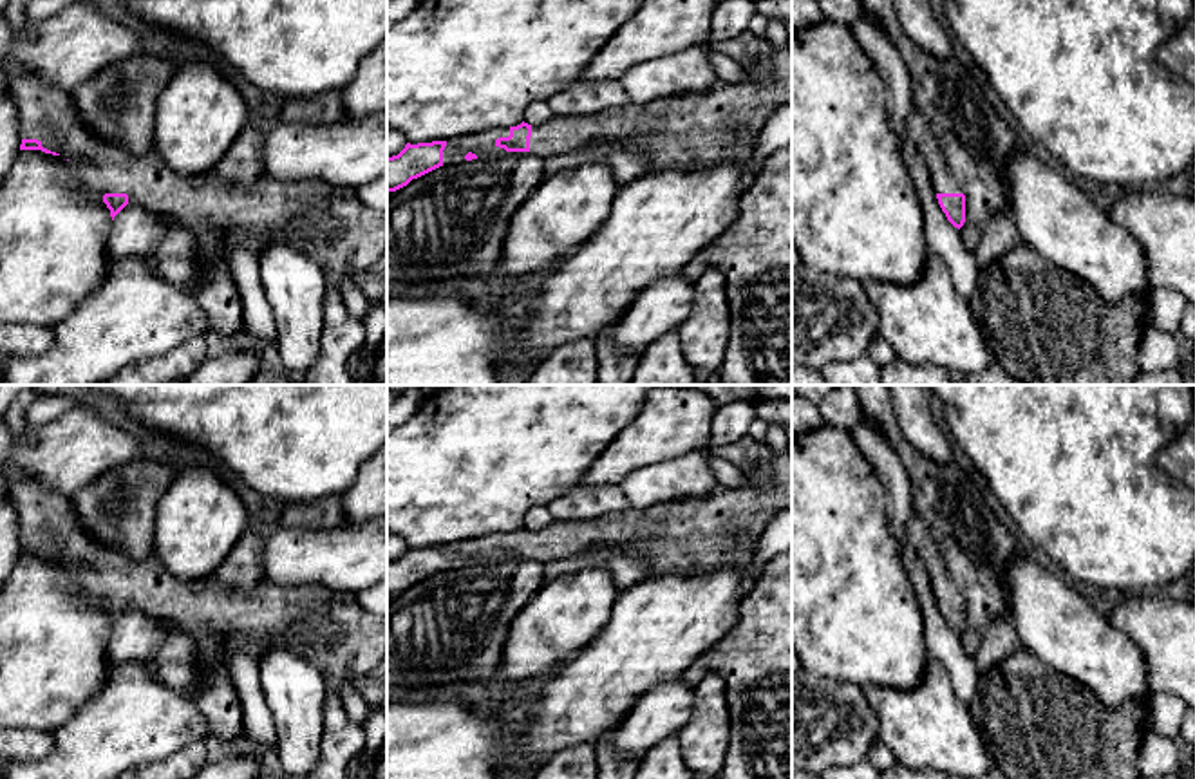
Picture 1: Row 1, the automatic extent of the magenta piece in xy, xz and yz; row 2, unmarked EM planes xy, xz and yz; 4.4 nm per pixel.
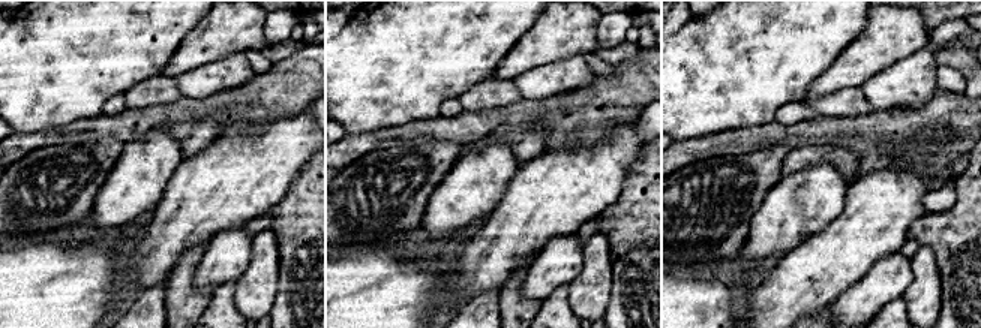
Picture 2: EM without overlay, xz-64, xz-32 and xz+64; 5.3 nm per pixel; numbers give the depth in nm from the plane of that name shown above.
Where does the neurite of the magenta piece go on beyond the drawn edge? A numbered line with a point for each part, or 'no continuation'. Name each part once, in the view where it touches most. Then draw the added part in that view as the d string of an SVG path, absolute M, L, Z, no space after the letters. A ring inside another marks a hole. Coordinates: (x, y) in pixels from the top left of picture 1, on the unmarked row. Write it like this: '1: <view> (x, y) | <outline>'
1: xy (342, 640) | M33 479L13 481L9 499L20 521L20 544L38 544L43 553L72 564L89 602L101 605L105 598L127 598L128 607L163 618L195 640L204 683L193 701L208 723L206 739L230 743L242 734L242 707L237 690L217 652L204 643L206 631L221 633L228 649L244 651L255 663L271 649L293 651L324 676L329 690L338 694L345 680L356 681L387 663L387 616L362 607L354 593L334 593L322 586L275 586L268 578L246 591L204 586L206 578L199 582L175 578L152 553L134 562L116 548L94 542L80 528L72 499L58 497Z

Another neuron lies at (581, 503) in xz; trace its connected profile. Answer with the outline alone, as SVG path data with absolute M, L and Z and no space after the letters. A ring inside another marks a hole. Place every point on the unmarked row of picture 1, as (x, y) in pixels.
M616 484L573 486L566 495L548 504L555 521L588 521L629 510L631 504Z

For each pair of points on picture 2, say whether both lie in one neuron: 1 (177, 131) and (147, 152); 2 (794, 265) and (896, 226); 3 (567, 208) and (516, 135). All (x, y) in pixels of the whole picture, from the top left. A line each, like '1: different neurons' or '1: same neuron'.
1: different neurons
2: same neuron
3: different neurons

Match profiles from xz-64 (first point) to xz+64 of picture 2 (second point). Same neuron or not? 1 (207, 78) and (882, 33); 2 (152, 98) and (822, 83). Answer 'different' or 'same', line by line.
1: different
2: different

